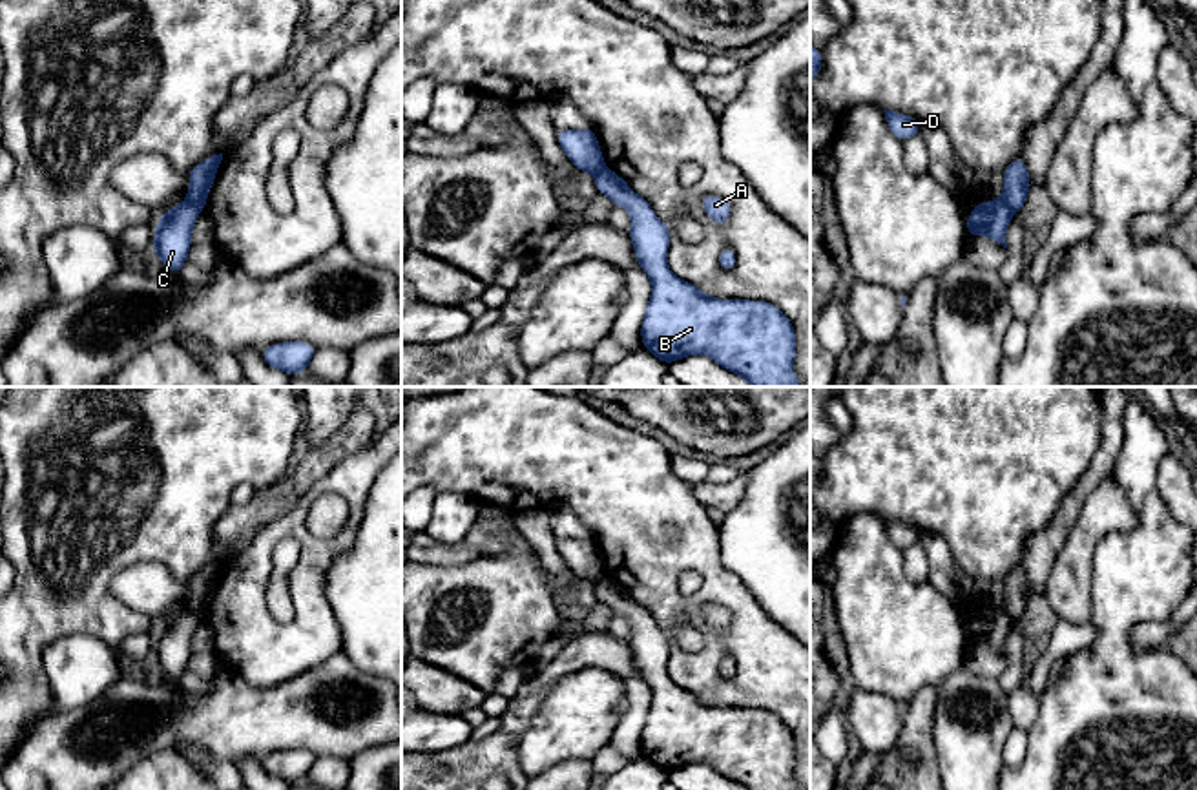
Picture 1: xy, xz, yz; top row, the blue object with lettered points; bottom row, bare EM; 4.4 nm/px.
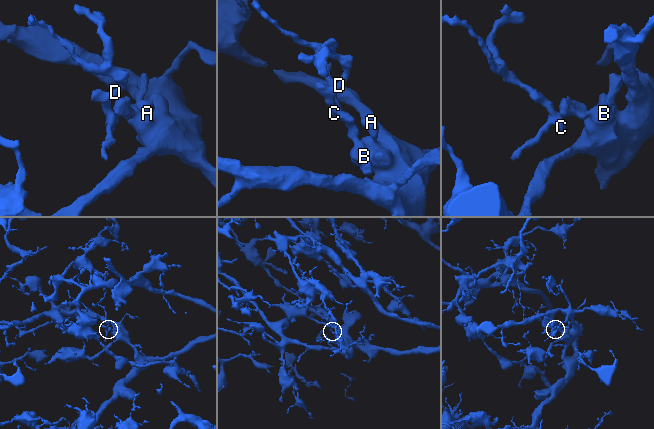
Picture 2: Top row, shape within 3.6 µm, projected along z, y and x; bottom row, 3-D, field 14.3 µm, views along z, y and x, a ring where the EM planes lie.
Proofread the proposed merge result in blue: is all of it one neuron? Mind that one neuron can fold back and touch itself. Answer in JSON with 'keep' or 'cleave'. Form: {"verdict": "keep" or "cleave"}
{"verdict": "cleave"}

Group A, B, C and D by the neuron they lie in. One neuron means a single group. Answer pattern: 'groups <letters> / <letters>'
groups A B / C D

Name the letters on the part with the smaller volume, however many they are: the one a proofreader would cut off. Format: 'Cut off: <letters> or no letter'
Cut off: C, D

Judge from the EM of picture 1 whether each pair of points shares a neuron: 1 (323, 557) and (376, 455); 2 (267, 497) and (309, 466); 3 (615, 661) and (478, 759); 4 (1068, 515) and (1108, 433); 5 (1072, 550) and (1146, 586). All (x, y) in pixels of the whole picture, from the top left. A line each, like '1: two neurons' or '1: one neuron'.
1: one neuron
2: one neuron
3: one neuron
4: one neuron
5: two neurons

